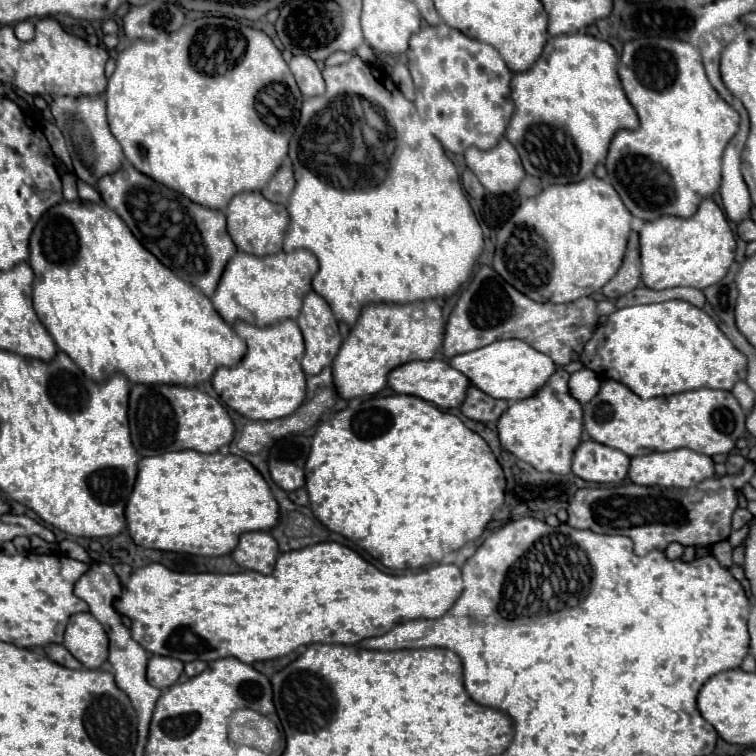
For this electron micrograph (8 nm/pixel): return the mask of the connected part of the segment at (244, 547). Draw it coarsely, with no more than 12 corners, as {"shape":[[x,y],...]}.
{"shape":[[268,532],[240,536],[232,558],[270,574],[278,544]]}

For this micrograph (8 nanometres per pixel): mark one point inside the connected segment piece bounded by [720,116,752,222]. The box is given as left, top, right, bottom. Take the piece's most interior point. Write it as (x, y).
(735, 197)

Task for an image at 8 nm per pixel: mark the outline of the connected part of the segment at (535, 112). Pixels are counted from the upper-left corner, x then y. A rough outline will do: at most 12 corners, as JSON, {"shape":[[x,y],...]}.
{"shape":[[548,38],[512,76],[506,138],[544,184],[584,180],[638,128],[618,56]]}

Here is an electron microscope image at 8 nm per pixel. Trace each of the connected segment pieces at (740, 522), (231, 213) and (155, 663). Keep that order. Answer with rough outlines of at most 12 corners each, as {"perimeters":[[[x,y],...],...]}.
{"perimeters":[[[738,507],[733,514],[732,529],[740,529],[753,515]],[[242,192],[226,208],[238,250],[282,250],[288,212],[260,192]],[[168,656],[148,660],[148,682],[170,688],[184,662]]]}

